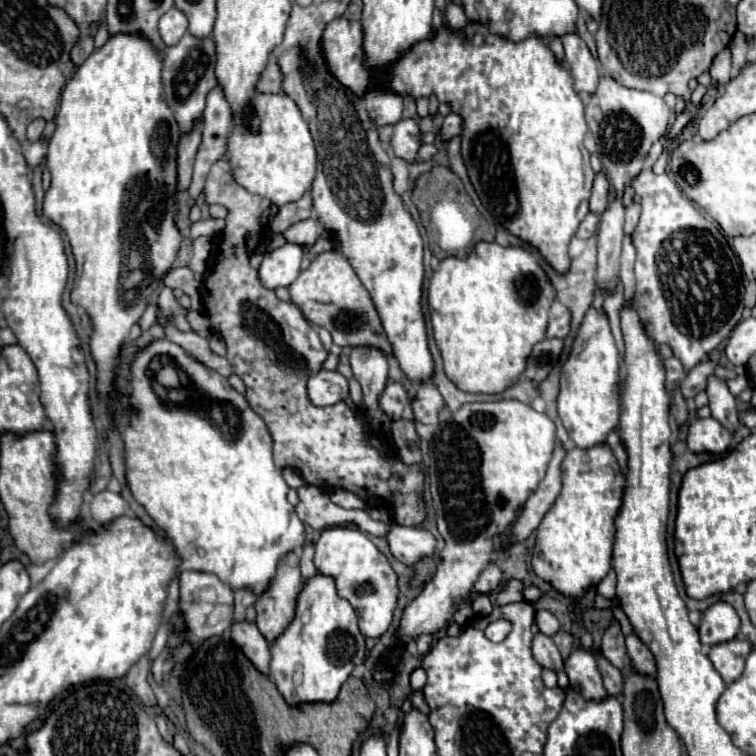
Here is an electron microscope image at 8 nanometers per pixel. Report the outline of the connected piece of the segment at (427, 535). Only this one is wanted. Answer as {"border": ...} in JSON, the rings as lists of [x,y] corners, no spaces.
{"border":[[[391,524],[389,534],[385,538],[391,554],[407,566],[413,566],[421,556],[433,554],[437,548],[437,540],[433,538],[433,534],[423,528],[407,528]]]}

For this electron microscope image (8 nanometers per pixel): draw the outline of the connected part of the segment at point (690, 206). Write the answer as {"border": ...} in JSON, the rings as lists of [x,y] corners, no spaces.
{"border":[[[643,170],[631,186],[635,194],[639,194],[643,206],[639,224],[631,234],[633,246],[637,250],[637,310],[647,322],[651,338],[659,344],[669,344],[673,354],[683,362],[685,370],[689,372],[703,360],[703,356],[717,348],[741,320],[745,308],[743,272],[735,252],[729,248],[721,230],[709,218],[705,218],[703,212],[697,210],[697,206],[677,188],[675,180],[667,172],[653,174],[651,170]]]}

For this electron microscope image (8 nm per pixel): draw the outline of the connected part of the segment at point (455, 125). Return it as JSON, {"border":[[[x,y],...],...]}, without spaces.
{"border":[[[447,114],[443,118],[443,124],[441,124],[441,132],[439,132],[439,140],[451,140],[455,136],[461,134],[461,118],[457,114]]]}

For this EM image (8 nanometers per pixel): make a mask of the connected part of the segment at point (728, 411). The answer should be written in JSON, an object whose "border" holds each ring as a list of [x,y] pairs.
{"border":[[[711,374],[709,380],[707,380],[707,396],[709,396],[711,416],[717,418],[725,428],[729,428],[729,432],[733,432],[739,424],[739,420],[737,420],[737,400],[729,392],[727,382],[717,378],[715,374]]]}

